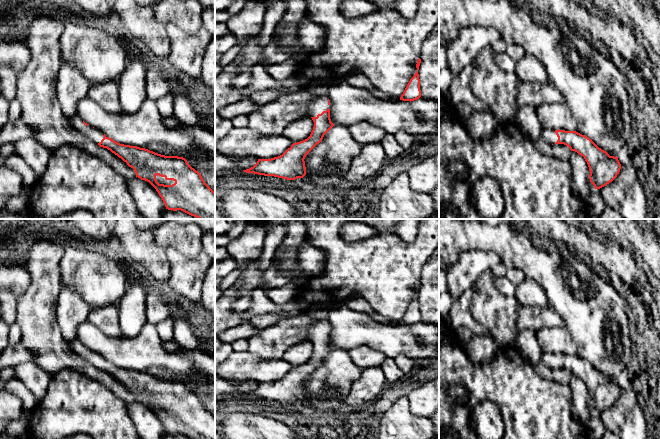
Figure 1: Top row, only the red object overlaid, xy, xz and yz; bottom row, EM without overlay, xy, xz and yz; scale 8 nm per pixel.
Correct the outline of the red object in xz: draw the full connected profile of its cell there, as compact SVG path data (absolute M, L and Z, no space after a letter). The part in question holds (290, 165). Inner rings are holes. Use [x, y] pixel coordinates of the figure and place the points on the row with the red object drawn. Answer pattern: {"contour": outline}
{"contour": "M321 96L306 105L308 114L314 122L310 136L293 143L282 155L271 159L258 159L257 163L246 170L264 176L274 176L287 180L303 178L306 175L305 157L319 144L324 135L334 126L330 119L331 104L328 96Z"}

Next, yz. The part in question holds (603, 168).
{"contour": "M542 129L540 138L549 144L564 144L583 156L588 164L590 182L600 189L612 182L620 172L618 157L610 156L590 138L576 131Z"}

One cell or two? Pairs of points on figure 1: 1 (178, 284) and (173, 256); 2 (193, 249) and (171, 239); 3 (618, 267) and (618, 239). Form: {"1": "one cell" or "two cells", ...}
{"1": "one cell", "2": "one cell", "3": "two cells"}

